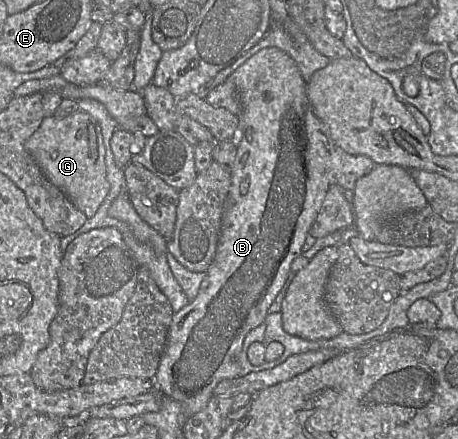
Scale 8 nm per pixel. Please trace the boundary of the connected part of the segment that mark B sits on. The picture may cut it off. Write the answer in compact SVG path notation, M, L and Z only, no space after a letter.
M276 47L263 48L238 67L227 79L234 82L239 92L242 106L240 114L241 129L238 131L237 136L237 154L230 170L231 185L223 211L217 250L213 262L206 271L205 278L196 298L173 315L167 343L154 378L154 389L162 397L168 397L181 403L187 418L190 418L206 407L209 400L213 397L214 389L221 381L239 377L241 368L240 354L243 350L244 340L251 330L265 323L270 306L292 271L291 264L293 260L303 254L302 247L308 231L317 217L330 185L334 184L333 158L336 145L327 124L314 114L306 94L306 81L296 62L286 52Z

